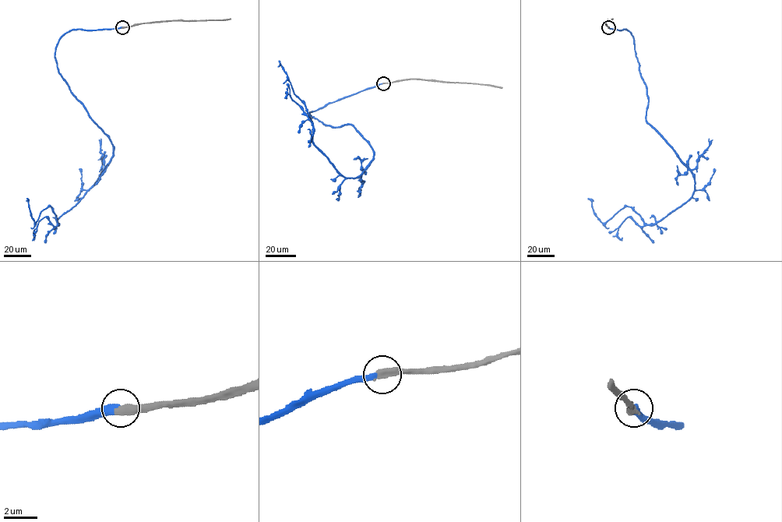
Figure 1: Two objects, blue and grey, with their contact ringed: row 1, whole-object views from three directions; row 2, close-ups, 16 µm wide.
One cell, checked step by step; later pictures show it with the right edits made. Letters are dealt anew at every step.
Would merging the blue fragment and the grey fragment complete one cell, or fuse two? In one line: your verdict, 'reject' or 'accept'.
accept

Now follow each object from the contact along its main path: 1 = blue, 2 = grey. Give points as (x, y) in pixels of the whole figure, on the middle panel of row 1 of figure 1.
1: (383, 83), (309, 113), (351, 125), (371, 146), (371, 162), (345, 178), (314, 144), (308, 110), (279, 61)
2: (383, 83), (413, 79), (488, 84), (502, 87)

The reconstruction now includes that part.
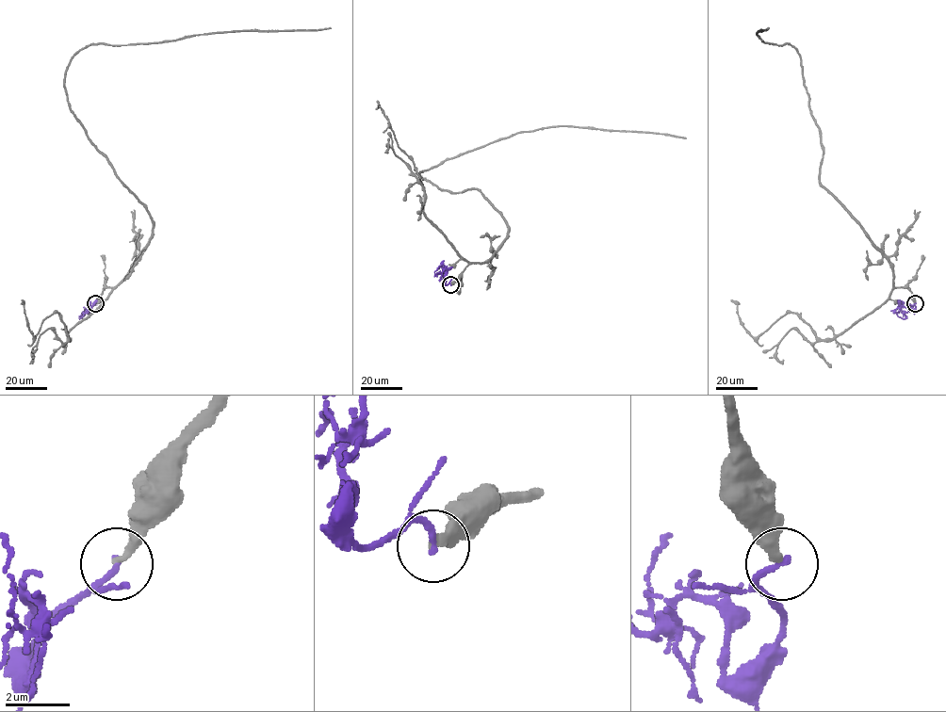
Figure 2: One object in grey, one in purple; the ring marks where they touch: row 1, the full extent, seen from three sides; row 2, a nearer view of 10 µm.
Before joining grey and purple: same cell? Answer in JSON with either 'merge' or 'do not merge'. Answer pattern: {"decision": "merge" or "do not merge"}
{"decision": "do not merge"}

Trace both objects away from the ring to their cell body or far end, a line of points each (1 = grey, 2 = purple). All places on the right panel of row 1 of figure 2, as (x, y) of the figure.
1: (915, 303), (821, 185), (823, 145), (801, 57), (757, 35), (768, 28)
2: (915, 303), (913, 310), (910, 306), (896, 309), (896, 314), (903, 318)

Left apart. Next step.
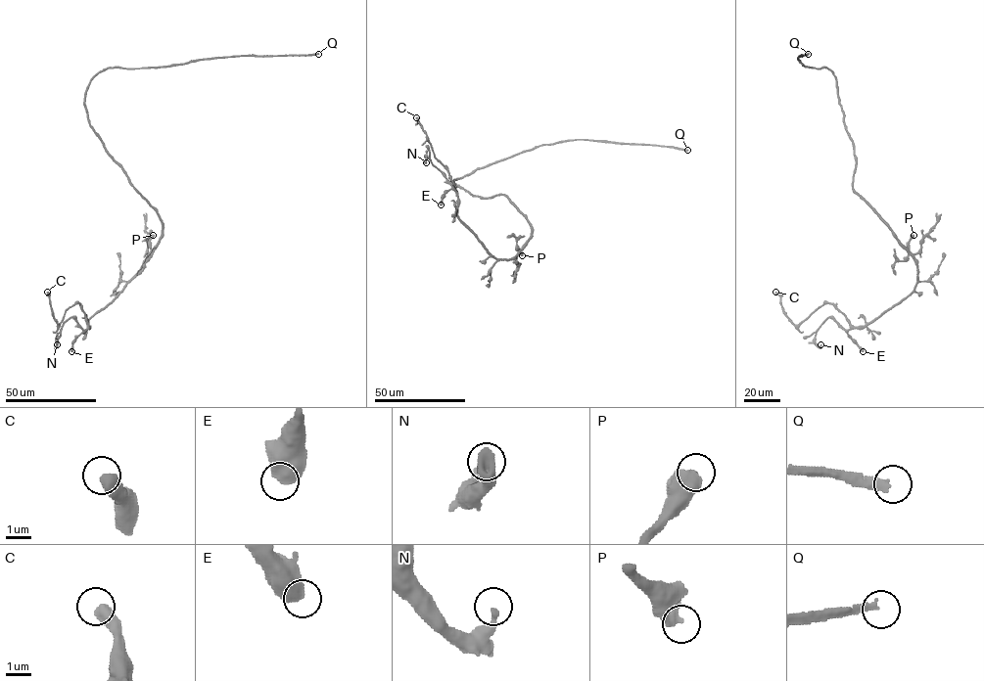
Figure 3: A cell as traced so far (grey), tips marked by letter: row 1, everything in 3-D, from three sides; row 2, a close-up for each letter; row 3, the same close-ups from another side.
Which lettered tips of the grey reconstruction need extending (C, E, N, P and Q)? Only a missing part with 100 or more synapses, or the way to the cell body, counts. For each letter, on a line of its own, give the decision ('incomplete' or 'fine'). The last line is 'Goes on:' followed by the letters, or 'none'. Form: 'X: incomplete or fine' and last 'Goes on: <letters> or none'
C: fine
E: fine
N: fine
P: fine
Q: incomplete
Goes on: Q

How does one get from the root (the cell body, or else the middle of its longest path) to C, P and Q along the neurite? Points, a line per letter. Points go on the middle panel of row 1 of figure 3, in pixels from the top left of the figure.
C: (497, 195), (504, 195), (531, 228), (528, 241), (511, 258), (493, 256), (459, 218), (451, 177), (416, 117)
P: (497, 195), (504, 195), (530, 225), (531, 237), (519, 251), (522, 255)
Q: (497, 195), (474, 196), (453, 181), (539, 146), (572, 140), (671, 146), (687, 150)

